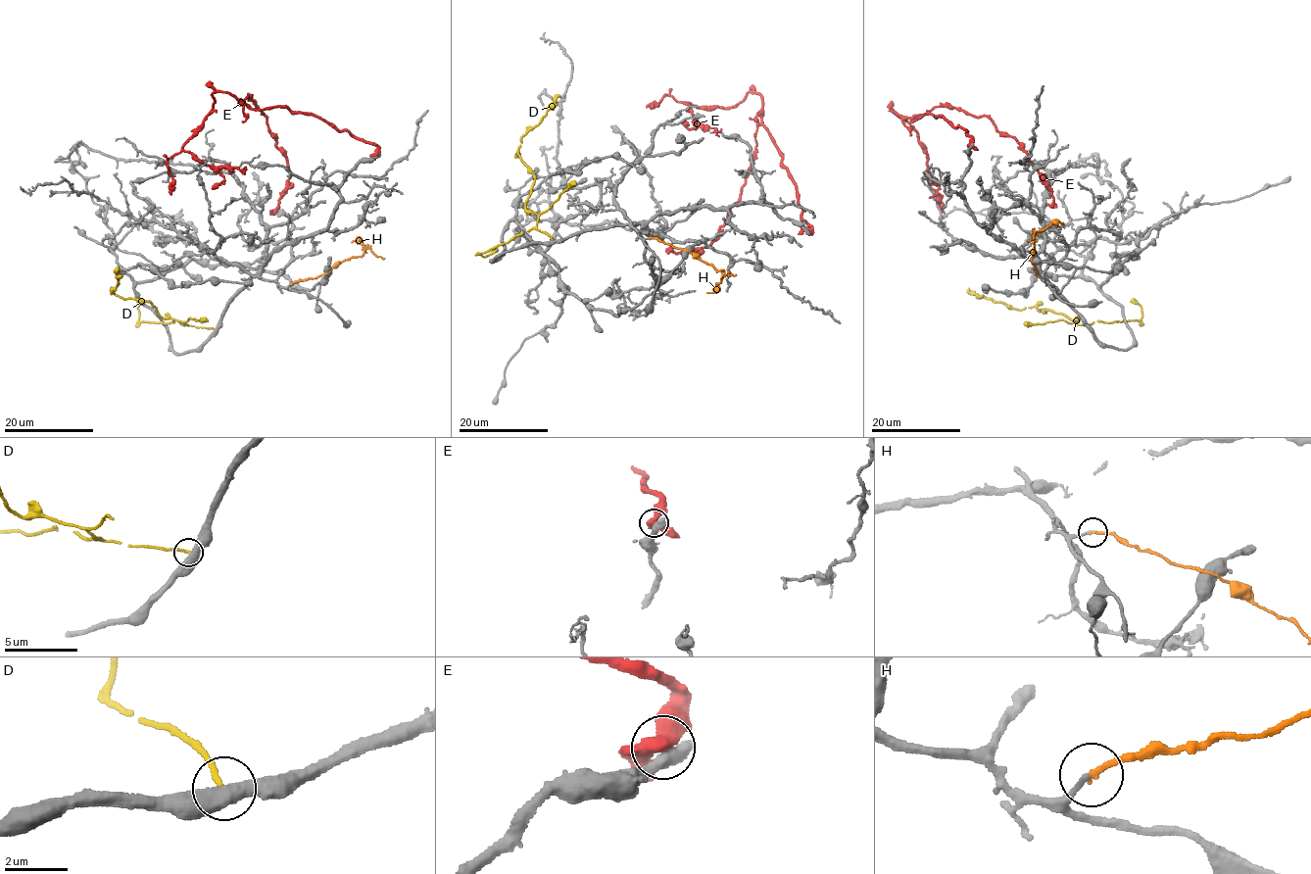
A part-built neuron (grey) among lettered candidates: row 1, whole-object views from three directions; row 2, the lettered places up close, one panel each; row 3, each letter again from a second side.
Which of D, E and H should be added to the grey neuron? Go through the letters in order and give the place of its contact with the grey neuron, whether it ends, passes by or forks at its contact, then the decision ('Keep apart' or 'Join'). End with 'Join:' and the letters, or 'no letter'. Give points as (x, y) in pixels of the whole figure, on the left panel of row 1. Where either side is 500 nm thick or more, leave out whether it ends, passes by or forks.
D: Touches grey at (215, 329). It ends there. Keep apart
E: Touches grey at (376, 155). Keep apart
H: Touches grey at (291, 283). It ends there. Join
Join: H

